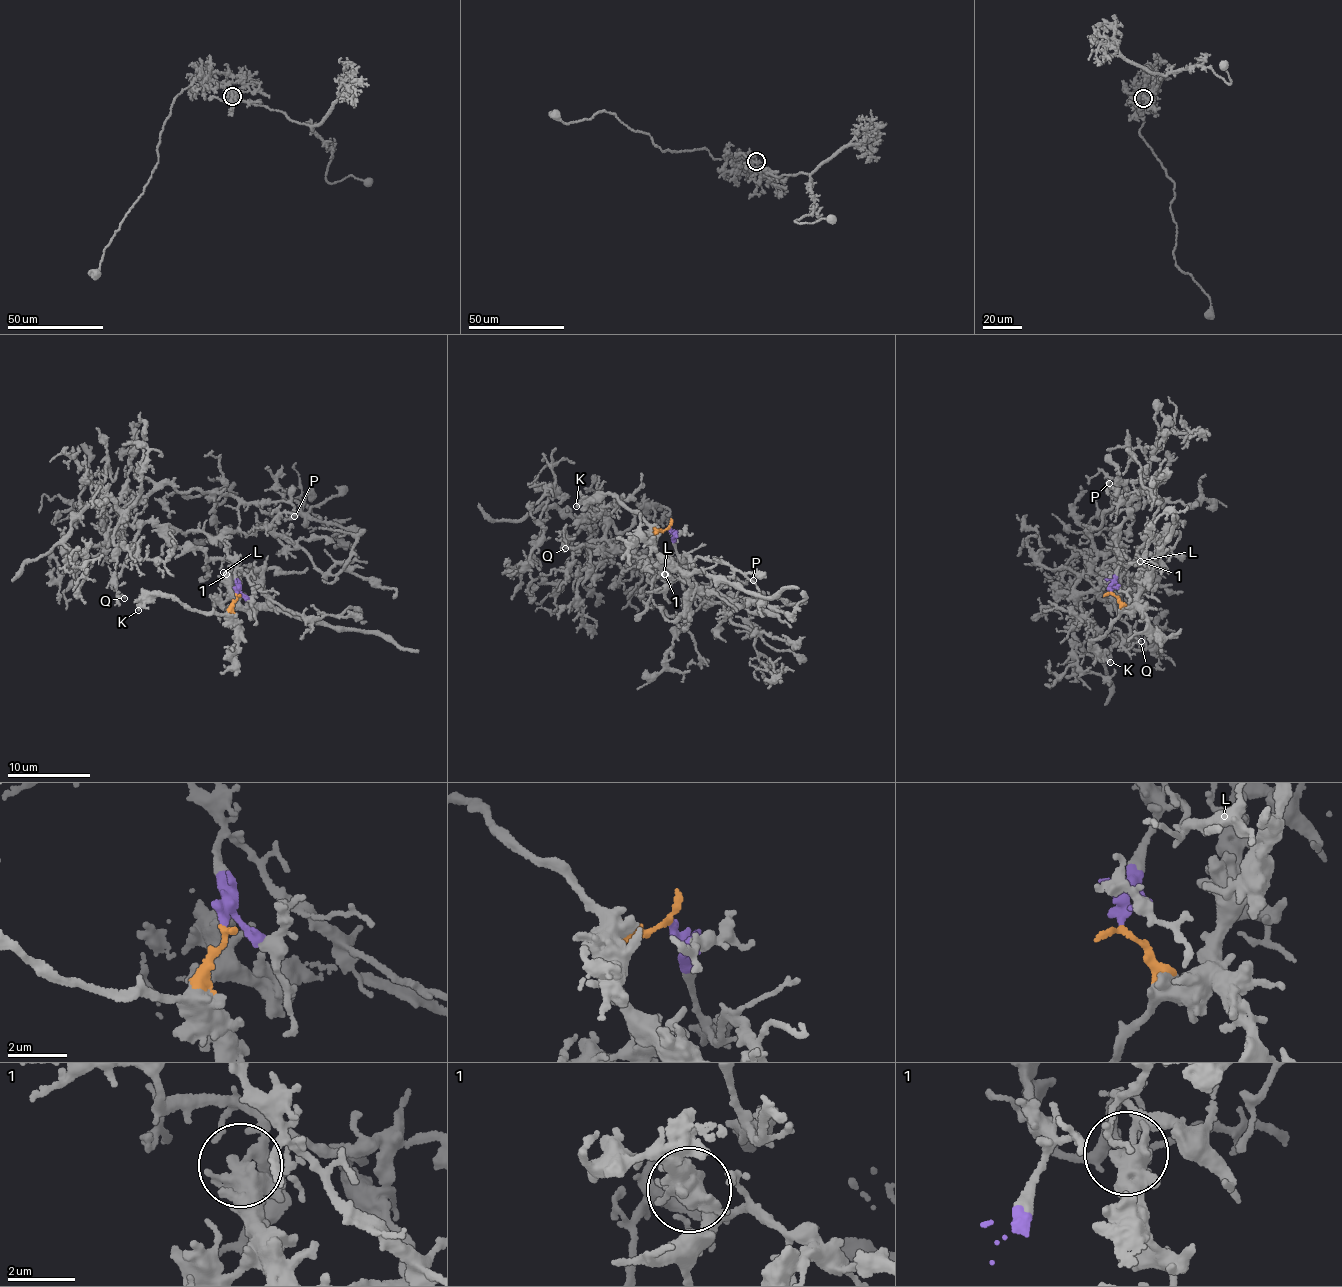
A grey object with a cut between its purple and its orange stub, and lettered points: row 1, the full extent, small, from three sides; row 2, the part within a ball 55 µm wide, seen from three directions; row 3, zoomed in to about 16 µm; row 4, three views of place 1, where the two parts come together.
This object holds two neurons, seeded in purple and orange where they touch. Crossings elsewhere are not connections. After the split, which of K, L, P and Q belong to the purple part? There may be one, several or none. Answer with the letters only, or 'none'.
P, Q

